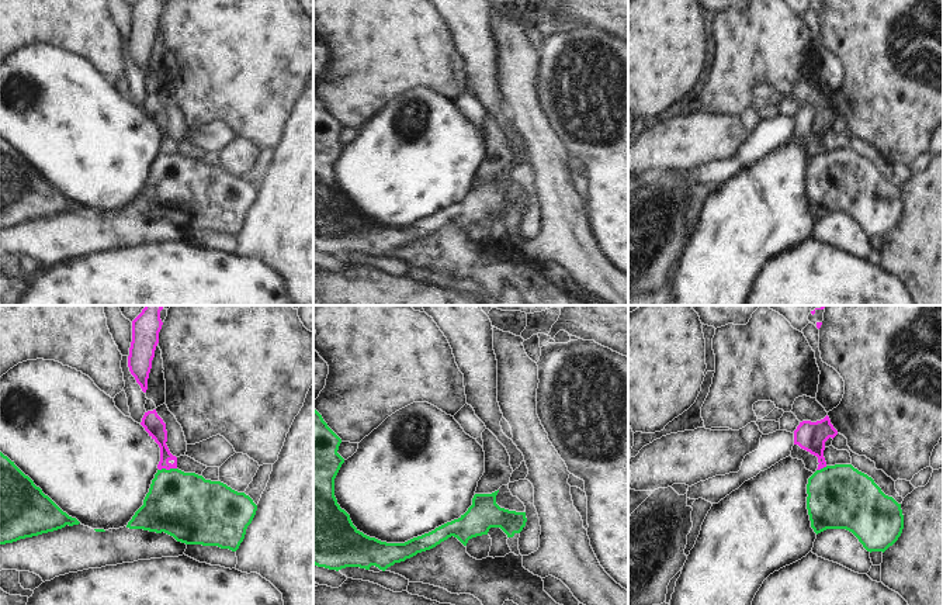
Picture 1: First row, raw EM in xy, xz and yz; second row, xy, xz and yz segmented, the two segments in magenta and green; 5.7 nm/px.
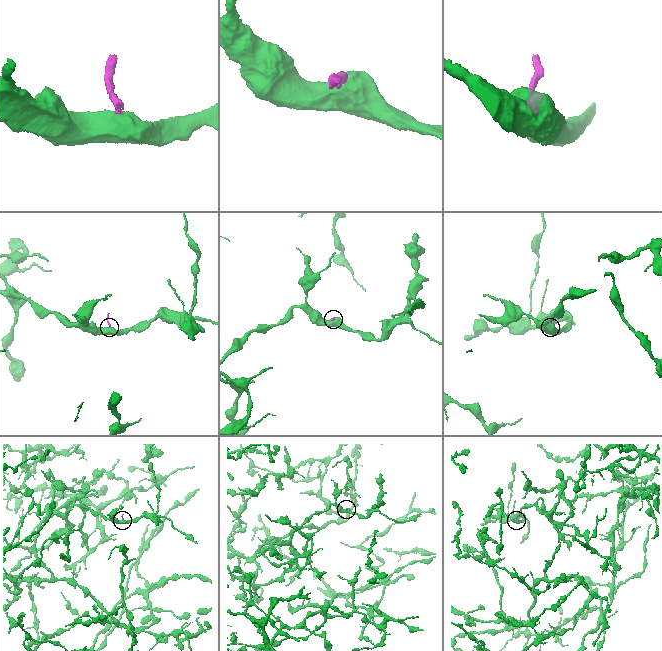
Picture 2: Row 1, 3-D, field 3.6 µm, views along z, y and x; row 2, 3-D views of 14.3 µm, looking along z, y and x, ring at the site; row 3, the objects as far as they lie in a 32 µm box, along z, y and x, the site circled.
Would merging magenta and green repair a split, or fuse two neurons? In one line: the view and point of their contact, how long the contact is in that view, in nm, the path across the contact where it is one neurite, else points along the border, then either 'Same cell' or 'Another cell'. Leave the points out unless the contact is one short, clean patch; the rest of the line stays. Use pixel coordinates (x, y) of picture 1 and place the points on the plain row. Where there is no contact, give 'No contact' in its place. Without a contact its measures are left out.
Touches magenta at xy (167, 154). Shared border 110 nm. Boundary: xy (176, 152), (159, 155). Another cell.

